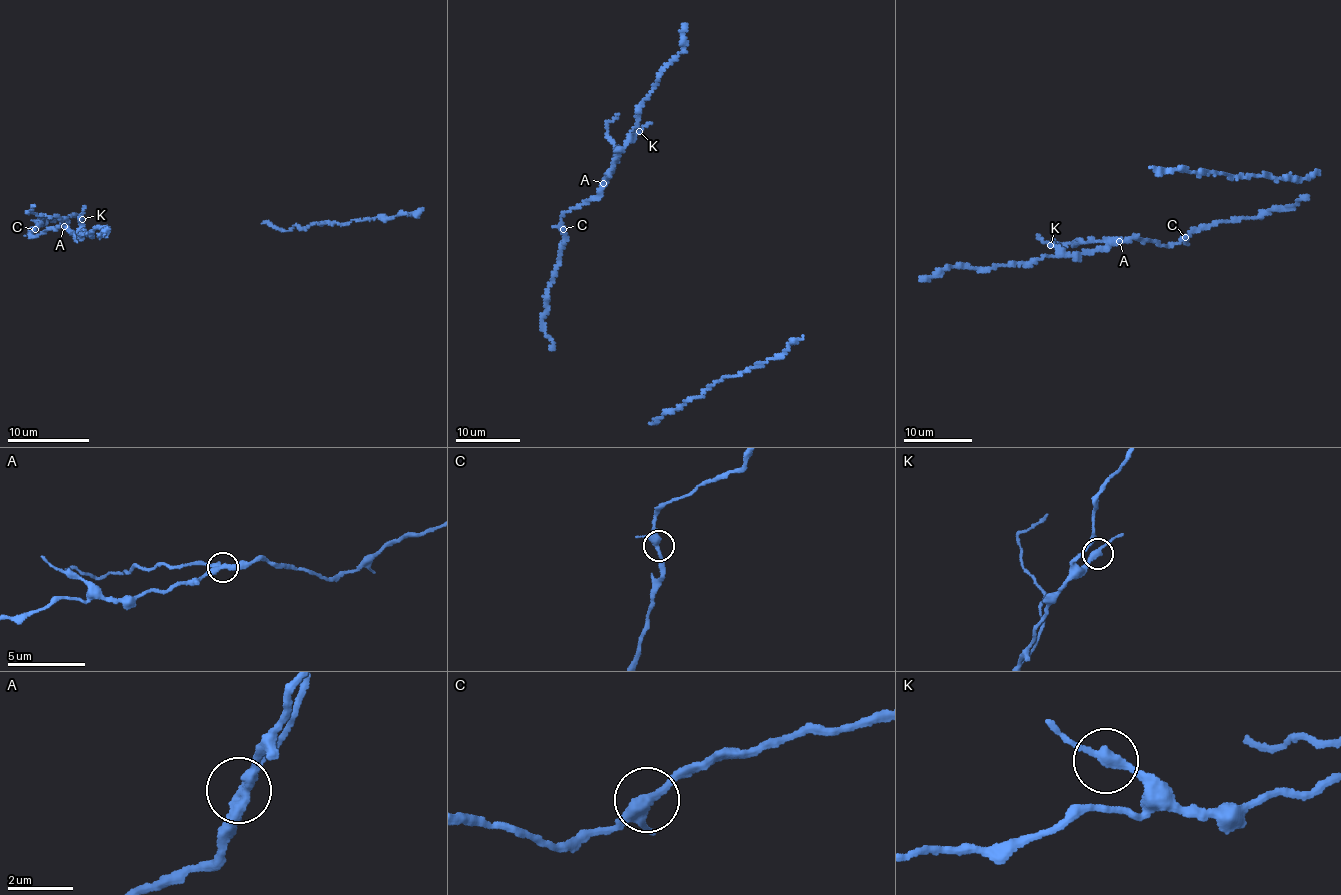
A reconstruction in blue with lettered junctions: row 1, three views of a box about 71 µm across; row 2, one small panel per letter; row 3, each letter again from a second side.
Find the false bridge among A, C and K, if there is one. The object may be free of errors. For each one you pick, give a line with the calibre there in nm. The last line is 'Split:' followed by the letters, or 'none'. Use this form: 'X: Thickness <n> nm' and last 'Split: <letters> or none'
A: Thickness 280 nm
Split: A

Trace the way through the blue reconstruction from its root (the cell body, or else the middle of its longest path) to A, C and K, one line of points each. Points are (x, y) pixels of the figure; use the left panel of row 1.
A: (49, 218), (41, 219), (42, 222), (37, 220), (39, 224), (30, 231), (32, 238), (64, 225)
C: (49, 218), (41, 219), (42, 222), (38, 219), (39, 224), (35, 229)
K: (49, 218), (37, 220), (39, 224), (30, 231), (32, 238), (64, 224), (79, 235), (82, 219)

